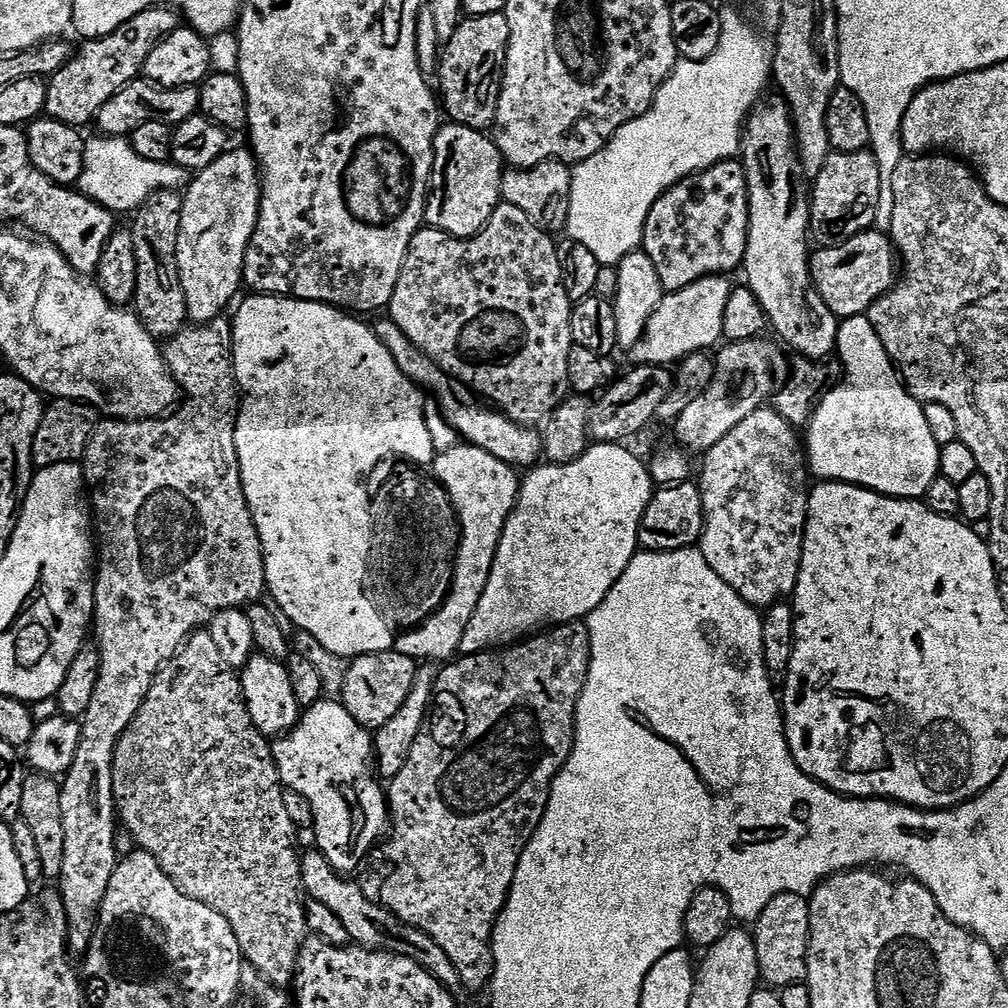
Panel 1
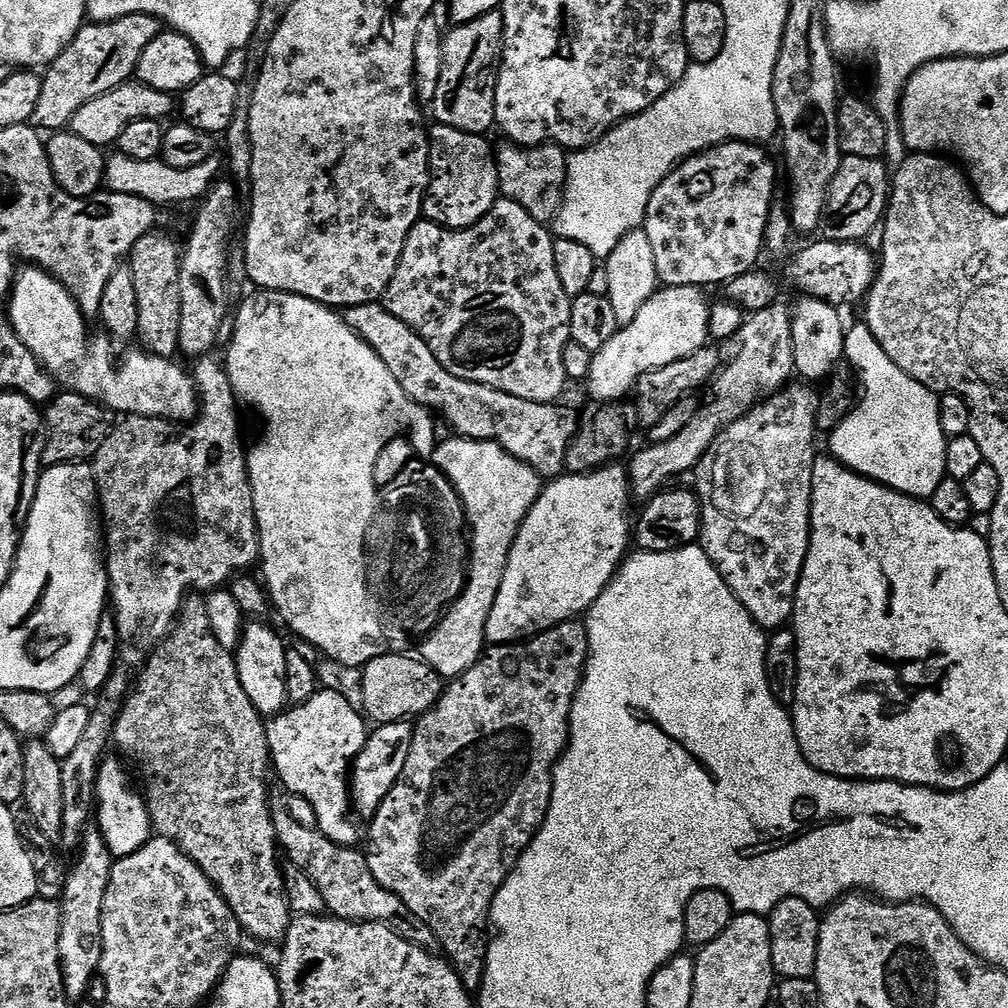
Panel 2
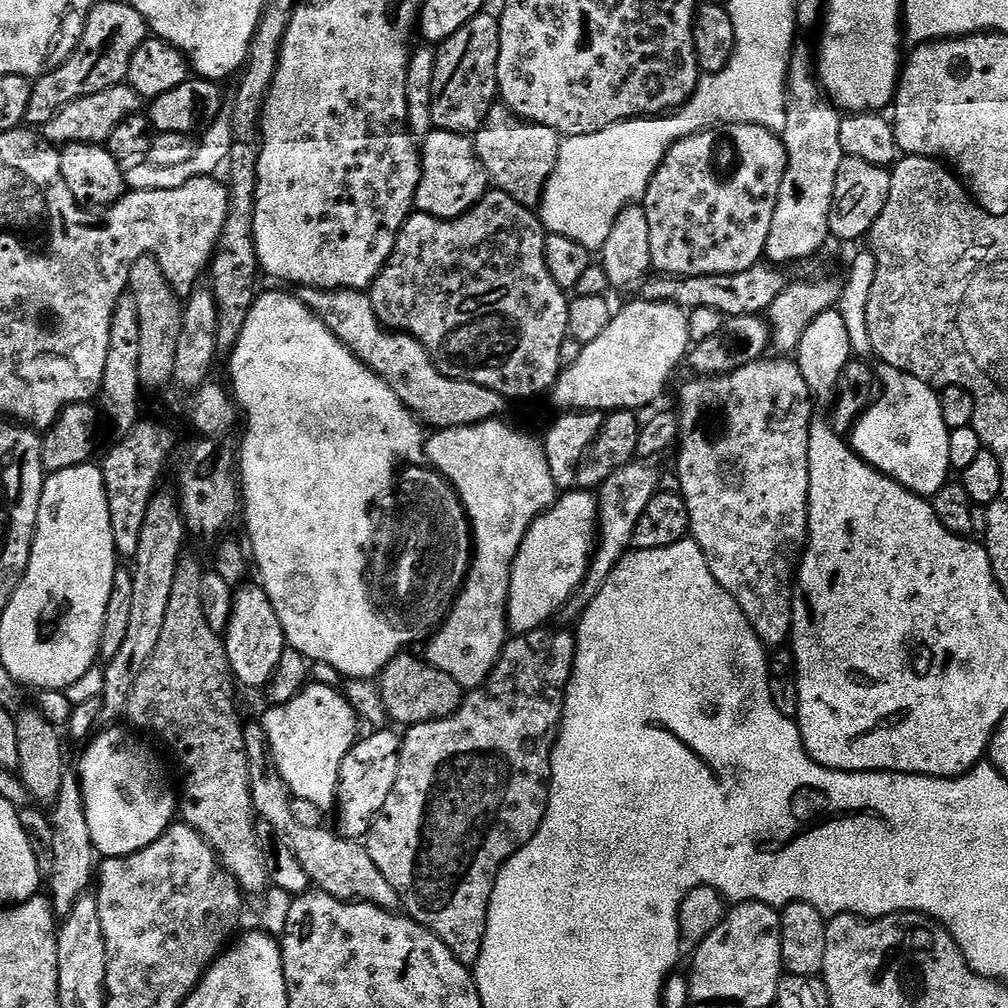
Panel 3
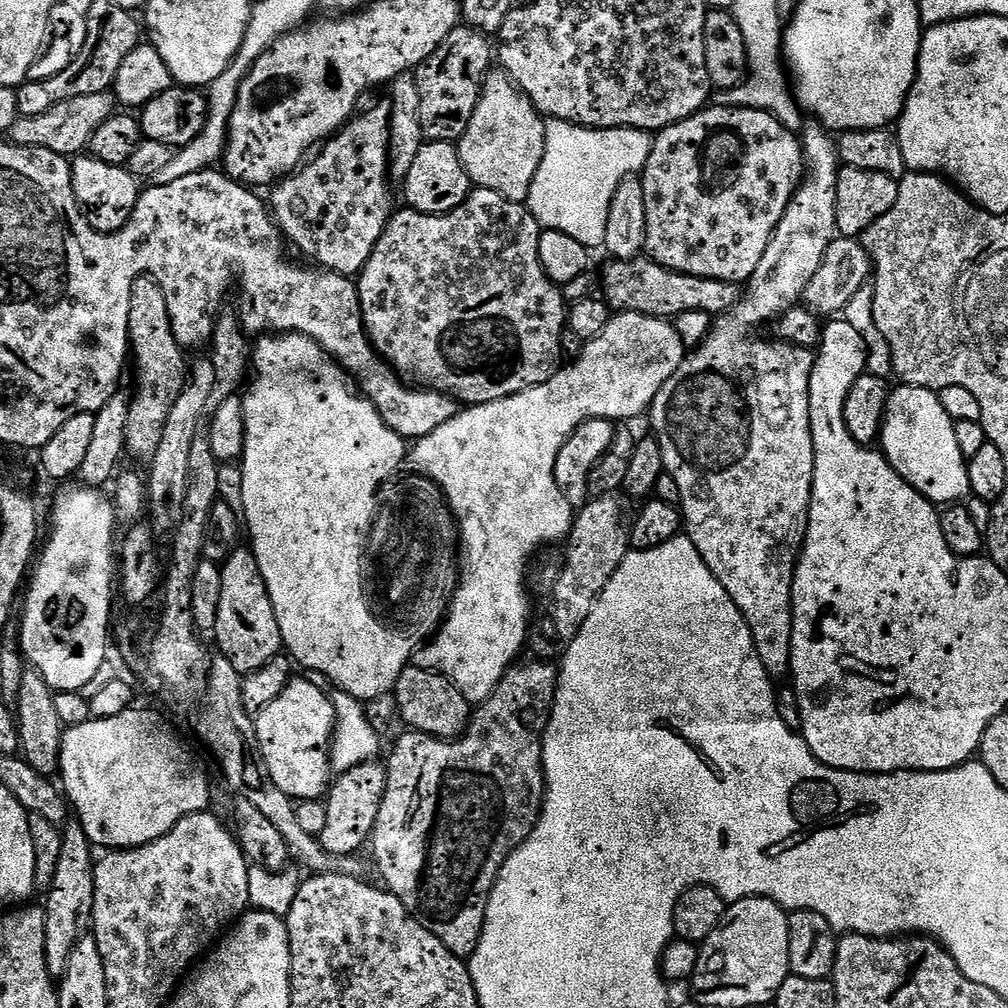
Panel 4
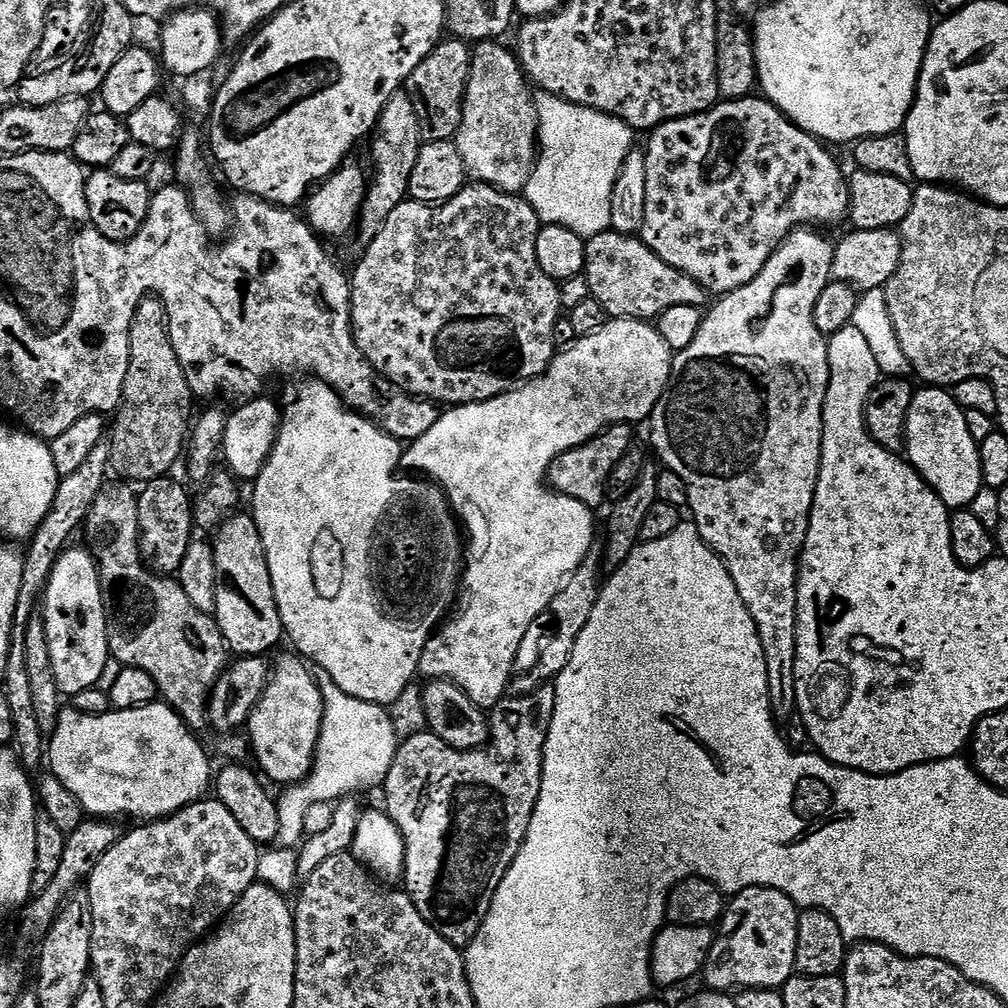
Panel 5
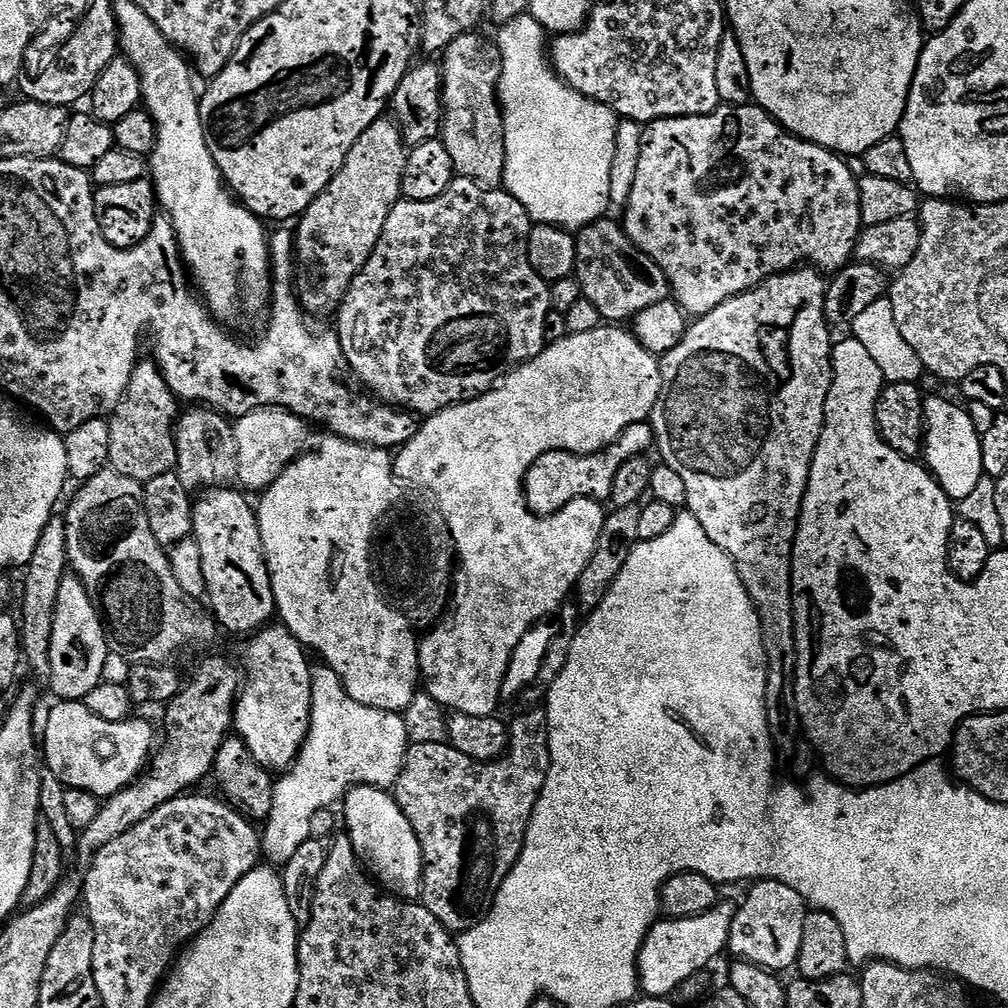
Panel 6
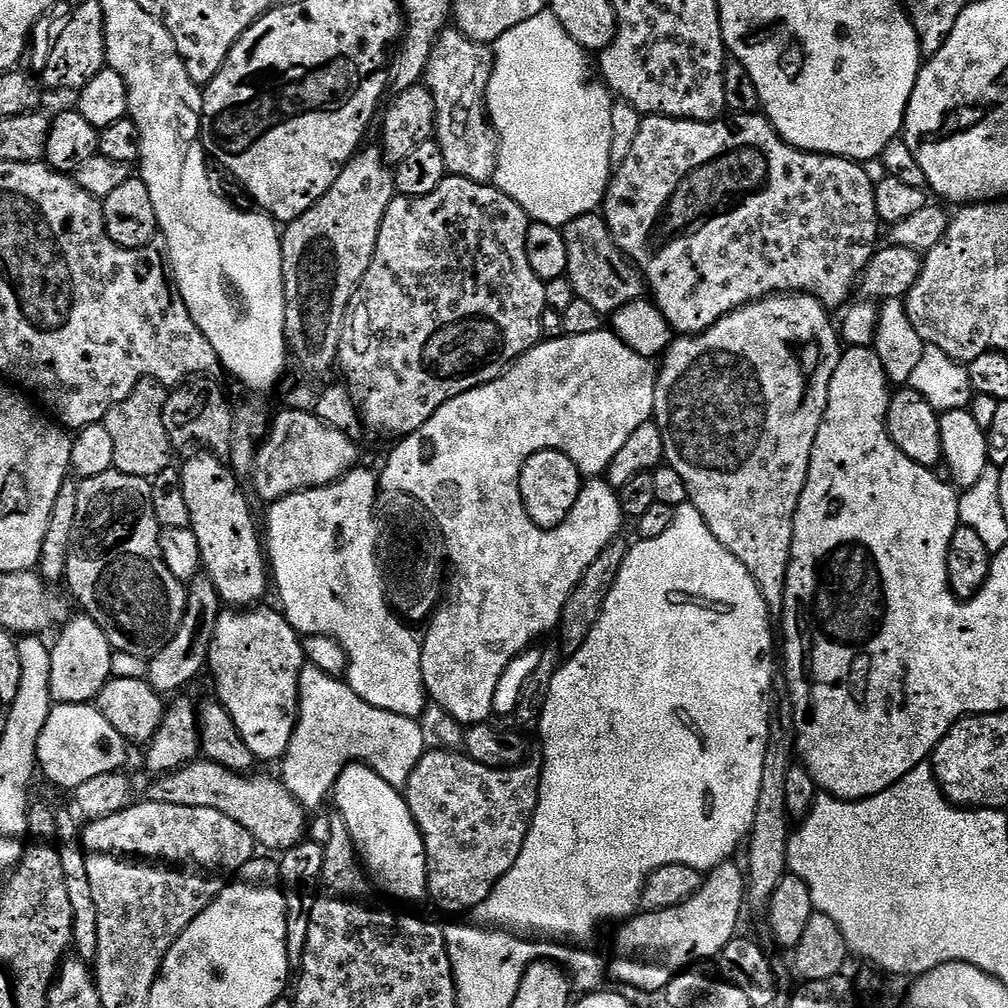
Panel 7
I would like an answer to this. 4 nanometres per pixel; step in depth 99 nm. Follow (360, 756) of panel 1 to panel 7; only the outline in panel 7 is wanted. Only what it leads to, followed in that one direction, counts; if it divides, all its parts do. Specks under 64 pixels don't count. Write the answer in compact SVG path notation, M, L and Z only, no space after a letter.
M264 607L221 611L206 668L213 672L215 699L234 718L242 742L250 746L257 761L276 762L286 754L295 732L299 718L299 676L306 661L302 637L290 626L283 611Z

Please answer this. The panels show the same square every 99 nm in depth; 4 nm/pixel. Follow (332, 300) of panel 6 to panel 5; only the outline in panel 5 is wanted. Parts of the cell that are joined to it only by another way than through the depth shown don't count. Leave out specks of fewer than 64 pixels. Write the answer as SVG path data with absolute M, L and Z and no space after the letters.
M401 90L395 92L390 98L390 102L386 102L386 106L382 110L382 114L378 118L375 128L370 133L371 140L372 172L370 168L368 192L364 196L364 206L360 209L360 219L358 221L358 236L360 232L361 241L364 242L374 239L378 234L378 230L382 230L386 218L390 218L393 210L408 199L410 173L414 171L414 162L418 162L422 137L420 135L420 127L418 126L418 114L414 114L414 102L410 102L407 91Z

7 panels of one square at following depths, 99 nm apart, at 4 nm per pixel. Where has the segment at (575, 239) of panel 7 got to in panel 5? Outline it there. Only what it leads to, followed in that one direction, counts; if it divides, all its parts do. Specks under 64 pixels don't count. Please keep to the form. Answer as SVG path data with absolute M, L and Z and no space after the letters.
M611 230L587 237L584 245L586 262L583 275L590 282L590 297L606 310L614 320L655 321L670 306L694 306L703 309L709 303L710 293L690 274L674 270L654 250L650 250L644 241L636 236L626 236Z

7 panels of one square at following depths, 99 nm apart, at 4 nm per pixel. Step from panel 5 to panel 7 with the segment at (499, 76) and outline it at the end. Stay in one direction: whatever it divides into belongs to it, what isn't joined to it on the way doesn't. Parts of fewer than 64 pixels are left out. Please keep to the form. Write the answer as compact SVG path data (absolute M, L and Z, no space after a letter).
M449 26L440 33L434 50L430 54L428 68L424 71L423 83L430 90L436 107L436 131L434 139L440 145L442 158L453 176L461 176L479 184L495 181L498 158L496 149L498 137L495 128L488 119L488 83L492 77L492 67L496 57L493 49L486 44L476 44L468 36L463 36L460 29Z

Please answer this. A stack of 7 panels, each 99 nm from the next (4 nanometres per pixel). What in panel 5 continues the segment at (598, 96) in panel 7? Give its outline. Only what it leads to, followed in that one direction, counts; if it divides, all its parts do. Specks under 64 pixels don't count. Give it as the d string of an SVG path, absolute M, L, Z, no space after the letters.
M540 94L536 96L536 113L540 130L538 133L538 159L532 176L523 190L528 205L536 211L536 217L544 224L562 226L566 230L574 230L574 234L582 237L597 236L609 231L610 194L614 190L614 182L622 170L622 162L626 162L626 154L634 147L634 130L626 122L605 112L593 108L583 108L570 103L560 96Z

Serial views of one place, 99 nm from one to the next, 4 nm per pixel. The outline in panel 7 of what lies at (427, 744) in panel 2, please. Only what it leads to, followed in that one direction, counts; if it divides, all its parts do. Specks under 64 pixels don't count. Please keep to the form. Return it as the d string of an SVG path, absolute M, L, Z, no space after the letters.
M428 750L425 751L421 760L414 767L406 787L406 799L408 801L408 809L410 809L412 816L416 819L416 824L419 826L420 833L424 839L424 849L428 859L428 896L442 911L469 911L468 913L471 913L479 908L481 904L486 902L486 898L492 893L497 882L510 871L514 866L514 862L518 862L518 854L522 854L522 846L526 842L526 834L532 825L532 815L536 813L536 803L540 797L542 768L539 763L532 763L525 762L514 768L491 768L490 766L482 766L478 762L474 762L468 755L461 754L460 752L434 752Z

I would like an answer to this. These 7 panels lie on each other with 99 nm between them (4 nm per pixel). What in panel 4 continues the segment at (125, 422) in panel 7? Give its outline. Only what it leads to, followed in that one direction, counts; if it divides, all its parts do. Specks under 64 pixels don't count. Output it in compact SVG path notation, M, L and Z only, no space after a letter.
M140 276L132 287L128 342L134 364L136 360L136 392L132 396L130 426L126 428L126 452L136 460L150 462L158 454L166 420L186 383L186 352L174 338L166 294L153 276Z

